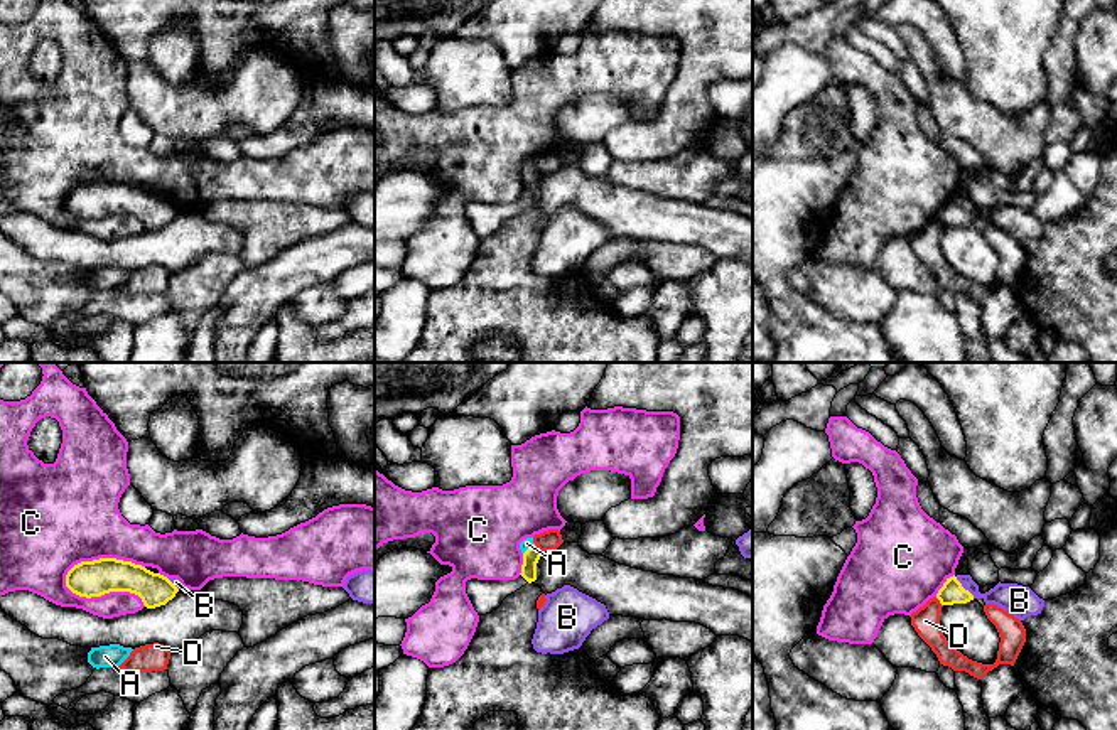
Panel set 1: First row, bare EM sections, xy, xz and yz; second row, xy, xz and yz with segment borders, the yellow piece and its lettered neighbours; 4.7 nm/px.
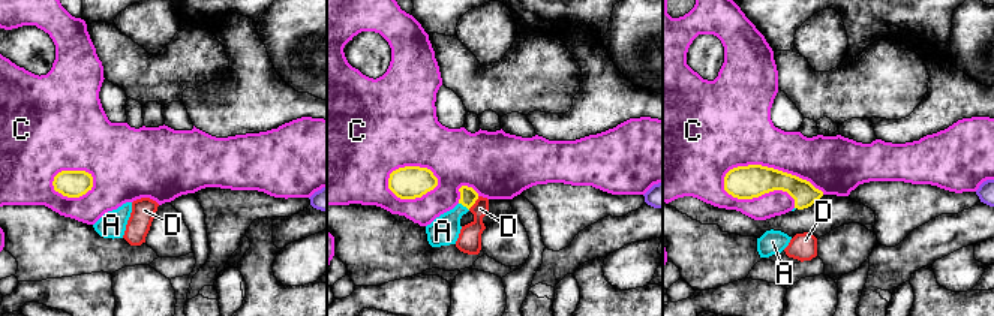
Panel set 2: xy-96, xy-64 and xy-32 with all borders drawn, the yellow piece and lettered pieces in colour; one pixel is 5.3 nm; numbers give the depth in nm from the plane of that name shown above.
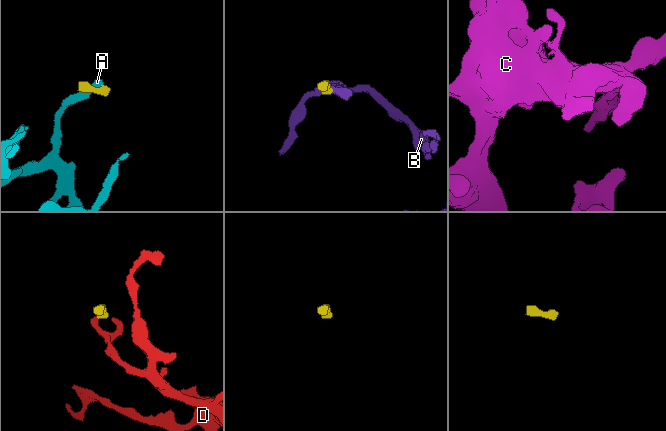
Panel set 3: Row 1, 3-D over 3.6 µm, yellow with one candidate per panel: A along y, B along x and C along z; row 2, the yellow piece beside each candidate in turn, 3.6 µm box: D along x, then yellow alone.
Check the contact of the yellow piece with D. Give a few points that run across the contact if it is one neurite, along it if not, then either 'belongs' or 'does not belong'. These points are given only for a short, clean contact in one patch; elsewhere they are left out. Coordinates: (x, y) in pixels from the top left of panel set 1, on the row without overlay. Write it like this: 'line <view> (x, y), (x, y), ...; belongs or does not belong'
line yz (935, 220), (942, 228); does not belong

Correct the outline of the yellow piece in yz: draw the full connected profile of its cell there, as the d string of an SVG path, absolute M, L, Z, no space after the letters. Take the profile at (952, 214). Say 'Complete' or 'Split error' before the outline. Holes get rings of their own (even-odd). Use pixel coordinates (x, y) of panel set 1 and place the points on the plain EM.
Complete. M957 199L947 201L943 209L938 212L936 221L942 228L967 226L974 223L974 217L962 209Z

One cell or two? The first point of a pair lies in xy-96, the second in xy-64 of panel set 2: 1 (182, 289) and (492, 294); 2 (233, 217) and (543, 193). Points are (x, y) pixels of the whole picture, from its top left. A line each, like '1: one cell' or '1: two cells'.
1: two cells
2: one cell

